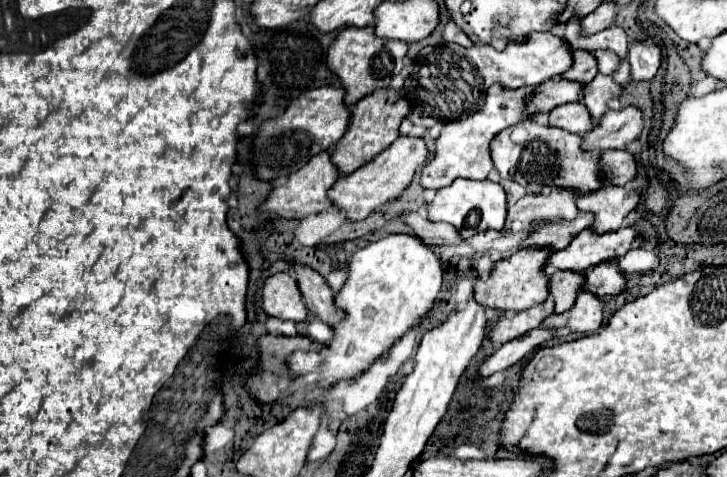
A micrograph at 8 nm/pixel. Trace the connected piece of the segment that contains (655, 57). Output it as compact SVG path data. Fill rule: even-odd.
M634 40L628 50L628 62L634 82L650 80L662 64L662 46L650 40Z

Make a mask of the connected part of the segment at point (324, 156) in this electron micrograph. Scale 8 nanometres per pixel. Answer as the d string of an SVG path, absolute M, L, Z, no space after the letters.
M330 150L320 152L314 158L310 158L310 162L306 166L302 166L298 172L290 174L290 178L284 186L274 188L268 196L268 200L260 206L260 210L262 212L276 212L284 218L306 218L308 214L324 212L326 208L332 206L326 192L334 186L334 182L338 178L340 178L340 172L338 172L338 168L334 166L334 162L330 158Z

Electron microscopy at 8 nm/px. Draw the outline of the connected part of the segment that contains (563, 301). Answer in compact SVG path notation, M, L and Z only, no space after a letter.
M556 270L550 276L550 294L556 300L556 312L562 314L574 306L574 298L582 292L582 274L574 270Z

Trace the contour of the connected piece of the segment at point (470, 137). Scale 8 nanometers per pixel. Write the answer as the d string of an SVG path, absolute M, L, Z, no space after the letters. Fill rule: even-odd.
M490 86L486 92L486 102L484 106L468 116L466 120L454 120L448 122L442 130L442 134L436 140L434 148L434 158L422 168L422 180L420 184L424 188L444 188L450 186L456 178L472 178L472 180L486 180L490 170L494 170L494 162L490 158L490 142L496 138L498 132L504 128L524 122L526 118L538 122L538 124L548 124L548 112L536 112L528 116L528 96L534 96L536 88L524 86L522 90L506 90L504 86Z

